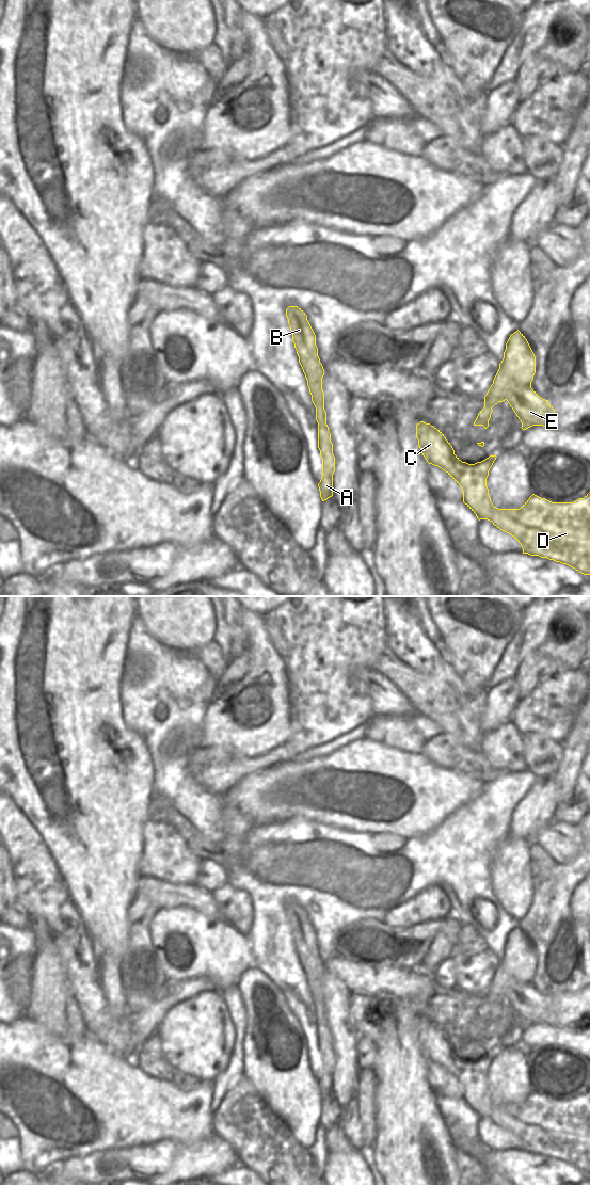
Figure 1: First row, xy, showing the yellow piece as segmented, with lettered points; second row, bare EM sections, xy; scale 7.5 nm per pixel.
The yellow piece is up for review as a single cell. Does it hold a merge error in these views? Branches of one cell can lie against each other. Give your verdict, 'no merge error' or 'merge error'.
merge error

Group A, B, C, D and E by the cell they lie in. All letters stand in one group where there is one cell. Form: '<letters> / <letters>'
A B / C D E

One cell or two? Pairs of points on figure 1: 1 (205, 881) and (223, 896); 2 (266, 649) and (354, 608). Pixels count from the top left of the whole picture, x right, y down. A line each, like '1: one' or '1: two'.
1: two
2: two

